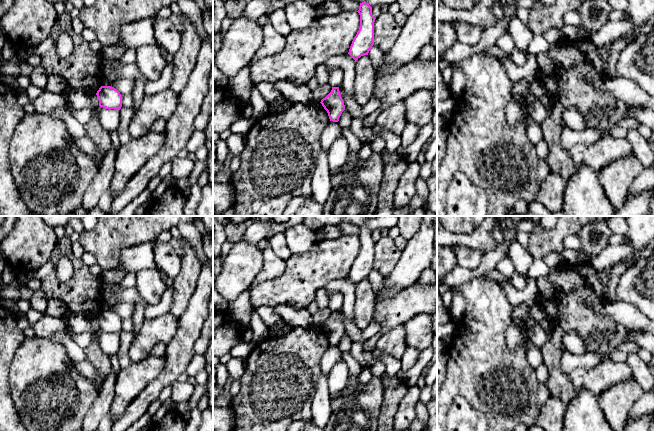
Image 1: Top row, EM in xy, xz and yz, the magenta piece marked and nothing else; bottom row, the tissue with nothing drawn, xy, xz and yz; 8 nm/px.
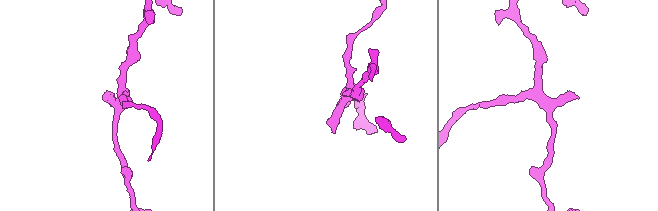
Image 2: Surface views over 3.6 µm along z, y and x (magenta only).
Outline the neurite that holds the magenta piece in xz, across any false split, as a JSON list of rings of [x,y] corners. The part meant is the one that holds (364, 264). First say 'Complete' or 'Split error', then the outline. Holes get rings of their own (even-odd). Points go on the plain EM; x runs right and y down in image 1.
Complete. [[[360,227],[360,252],[354,261],[348,278],[357,285],[361,280],[368,279],[374,269],[374,246],[375,241],[372,239],[372,231],[366,227]]]

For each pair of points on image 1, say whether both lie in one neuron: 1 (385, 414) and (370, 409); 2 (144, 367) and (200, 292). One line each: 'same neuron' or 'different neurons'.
1: different neurons
2: different neurons

